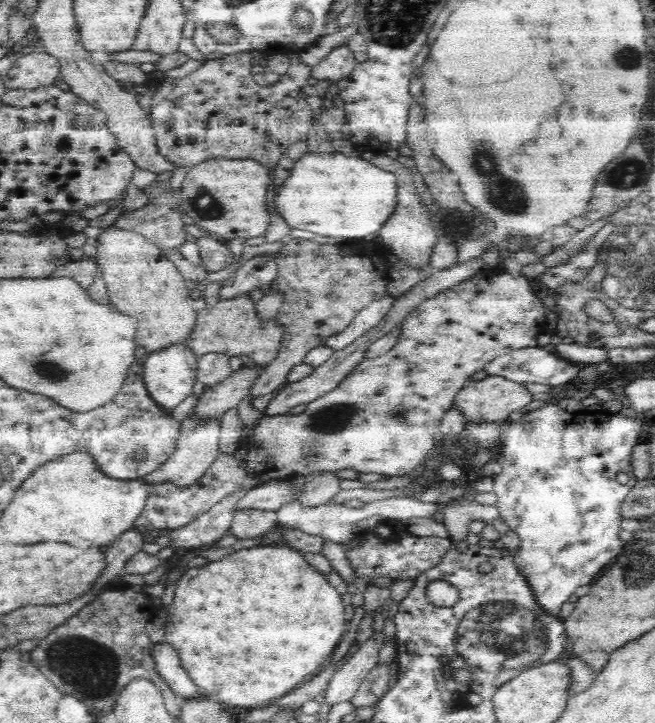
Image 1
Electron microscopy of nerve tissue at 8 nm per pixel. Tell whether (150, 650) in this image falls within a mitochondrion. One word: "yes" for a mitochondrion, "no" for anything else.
no

